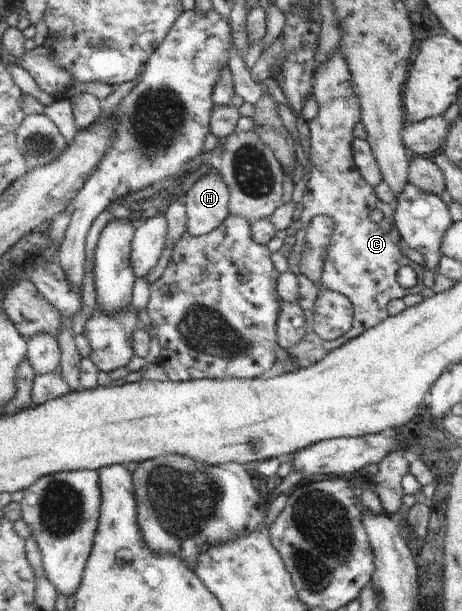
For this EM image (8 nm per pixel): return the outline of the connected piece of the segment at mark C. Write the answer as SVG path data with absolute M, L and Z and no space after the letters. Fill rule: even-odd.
M340 52L333 54L333 58L329 58L325 64L321 64L319 70L316 70L314 96L319 110L316 117L309 122L312 168L306 191L302 196L300 220L306 229L313 218L328 215L335 218L337 228L327 248L321 284L315 284L309 276L301 273L300 256L306 235L304 230L296 233L295 244L287 258L289 271L294 272L299 281L298 304L305 312L307 328L307 336L302 343L286 350L296 370L318 364L325 356L334 352L335 348L341 348L347 342L362 336L363 332L381 324L385 318L391 316L387 310L391 300L402 299L408 294L417 295L424 288L423 268L406 258L399 248L404 245L394 225L391 224L394 217L393 205L379 200L376 188L367 182L355 164L355 128L362 123L362 109L358 94L354 90L350 69ZM373 210L386 214L385 220L373 222L371 220ZM403 266L408 266L417 275L417 283L412 288L401 288L397 283L397 270ZM321 288L343 294L353 304L353 328L345 336L333 341L320 338L313 328L314 305Z

